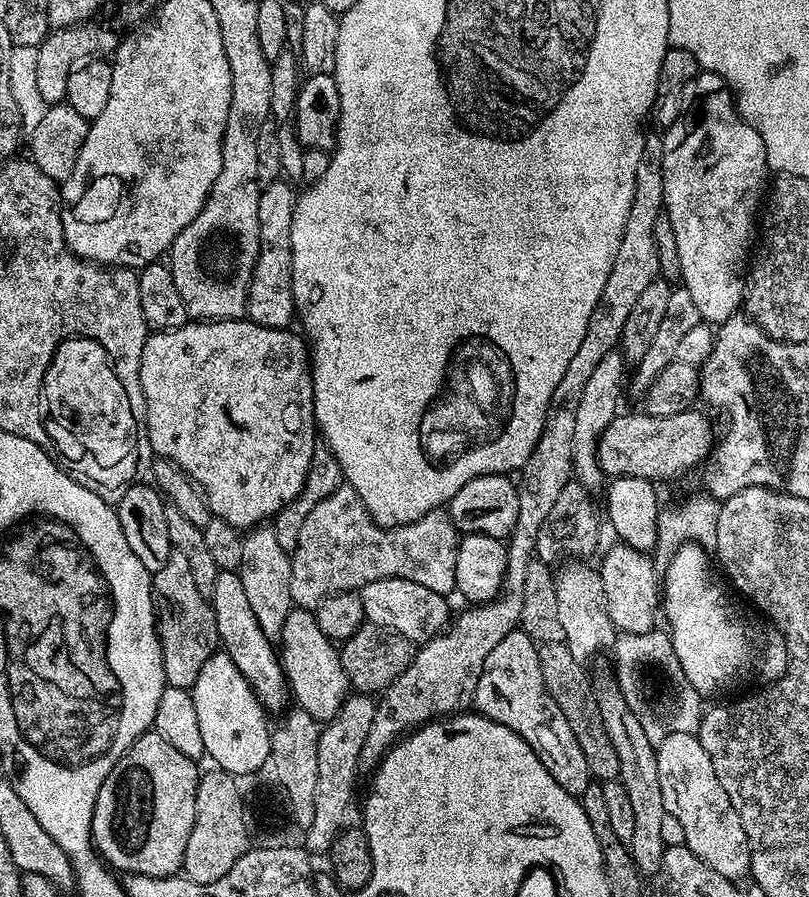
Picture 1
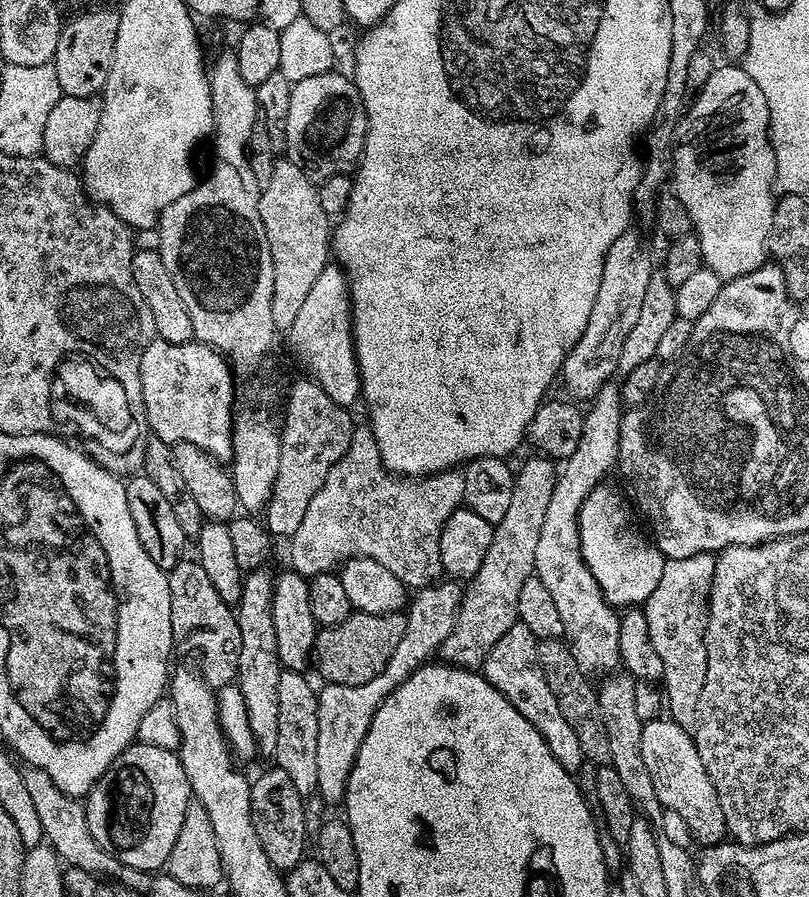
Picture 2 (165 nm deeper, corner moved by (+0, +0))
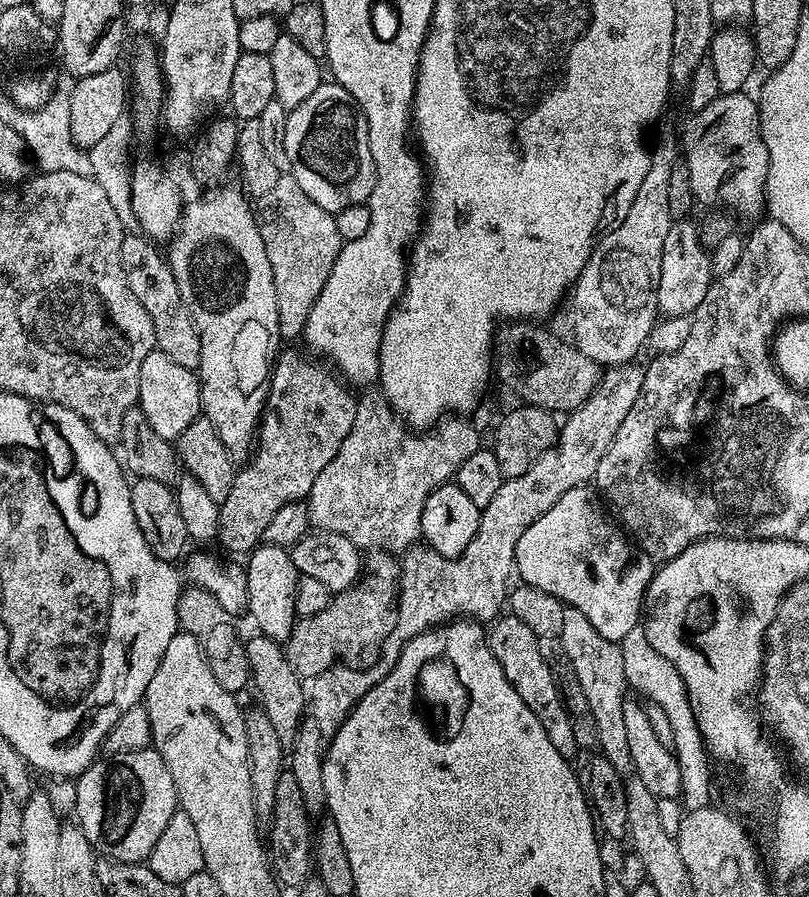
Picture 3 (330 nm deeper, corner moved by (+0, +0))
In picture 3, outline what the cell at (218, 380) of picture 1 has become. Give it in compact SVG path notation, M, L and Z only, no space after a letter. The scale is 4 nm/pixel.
M154 350L146 354L146 362L142 362L138 406L142 414L146 414L146 423L154 434L162 434L162 438L175 442L190 422L201 419L200 377L193 369L178 366L166 358L166 354Z

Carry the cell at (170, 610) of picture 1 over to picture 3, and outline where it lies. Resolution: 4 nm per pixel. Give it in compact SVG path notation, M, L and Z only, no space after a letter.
M185 587L178 598L176 619L179 627L189 632L204 651L210 670L222 690L235 694L249 687L252 671L250 662L244 657L245 641L242 636L240 640L239 634L236 633L237 621L224 608L224 604L214 598L214 594L210 594L205 588Z

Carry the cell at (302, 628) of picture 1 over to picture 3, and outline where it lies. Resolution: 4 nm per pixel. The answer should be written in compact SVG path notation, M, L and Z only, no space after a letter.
M263 542L256 545L246 556L246 594L248 595L247 615L256 623L255 631L261 636L286 642L298 619L294 610L294 590L298 586L300 573L297 572L292 553Z

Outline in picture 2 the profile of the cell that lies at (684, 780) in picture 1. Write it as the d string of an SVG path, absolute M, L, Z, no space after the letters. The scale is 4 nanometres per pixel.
M655 718L644 721L642 730L642 762L644 768L650 770L650 778L654 782L654 794L658 794L661 809L674 810L690 826L693 841L701 845L719 844L725 839L728 827L722 814L722 806L718 806L718 794L714 790L714 782L710 782L710 774L706 774L706 766L702 766L702 757L698 754L698 746L693 733L687 727L676 723L671 718Z

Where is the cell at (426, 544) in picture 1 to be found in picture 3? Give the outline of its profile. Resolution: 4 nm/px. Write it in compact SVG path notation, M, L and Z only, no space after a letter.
M376 390L365 391L356 401L350 434L346 434L342 446L338 446L338 454L330 458L330 466L318 474L308 495L306 503L312 528L342 534L342 538L350 538L350 542L361 550L377 548L393 554L407 552L421 539L422 506L426 506L426 498L430 498L438 486L449 483L458 466L482 447L479 434L464 420L467 419L445 418L427 434L413 434L383 394Z

